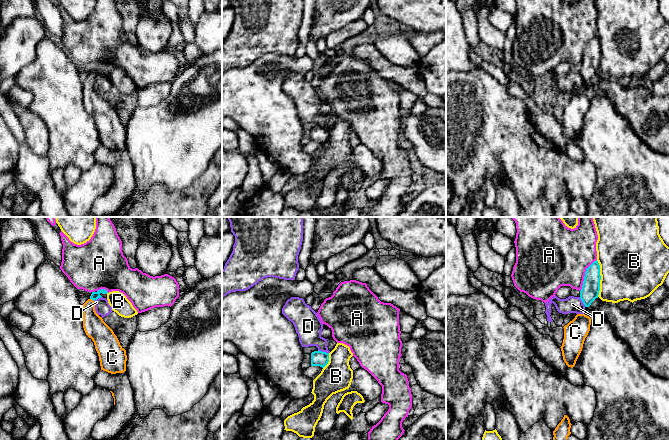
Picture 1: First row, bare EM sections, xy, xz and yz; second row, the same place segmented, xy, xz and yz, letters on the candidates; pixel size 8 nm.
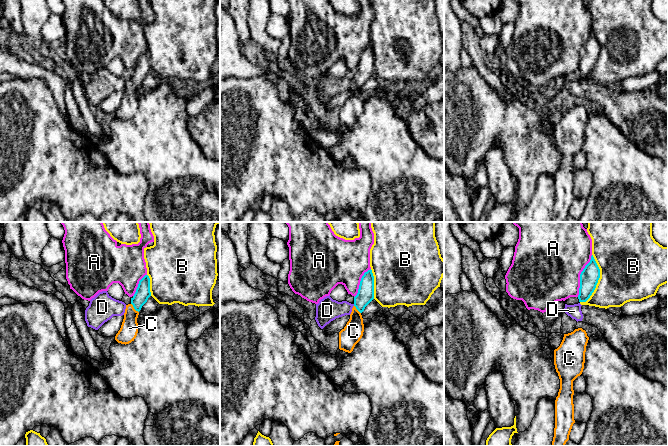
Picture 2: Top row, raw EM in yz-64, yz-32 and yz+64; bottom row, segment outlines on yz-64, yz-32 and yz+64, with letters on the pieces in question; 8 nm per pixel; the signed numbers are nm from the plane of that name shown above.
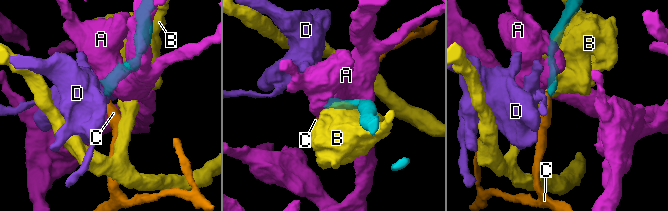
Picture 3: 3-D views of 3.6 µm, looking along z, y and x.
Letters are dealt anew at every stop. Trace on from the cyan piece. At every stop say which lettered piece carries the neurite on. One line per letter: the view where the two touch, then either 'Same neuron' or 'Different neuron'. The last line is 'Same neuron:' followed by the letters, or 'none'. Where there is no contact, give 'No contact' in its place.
A: Touches cyan in yz. Different neuron
B: Touches cyan in yz. Different neuron
C: Touches cyan in xy. Same neuron
D: Touches cyan in xz. Different neuron
Same neuron: C

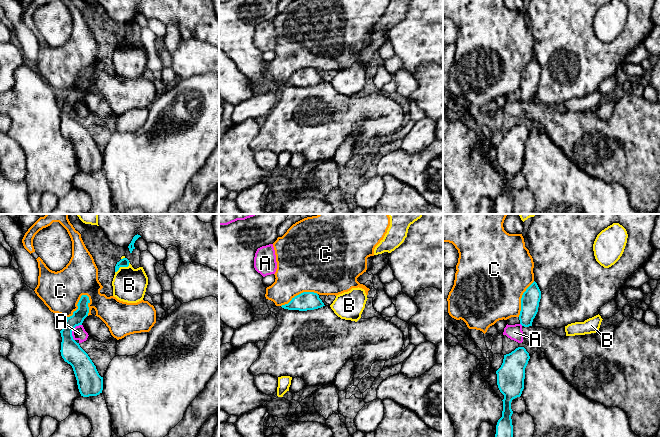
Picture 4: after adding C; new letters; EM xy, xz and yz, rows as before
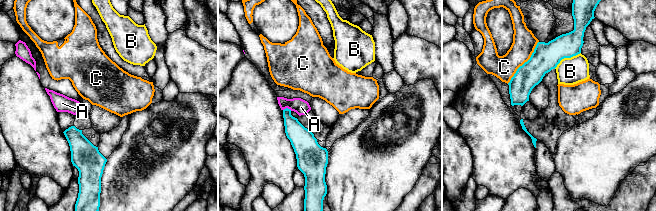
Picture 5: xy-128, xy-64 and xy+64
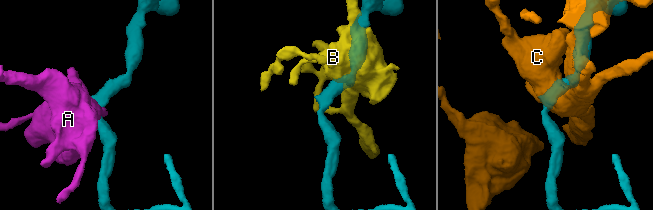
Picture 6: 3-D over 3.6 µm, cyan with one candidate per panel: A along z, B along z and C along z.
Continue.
A: Touches cyan in xy. Different neuron
B: Touches cyan in xy. Different neuron
C: Touches cyan in xy. Different neuron
Same neuron: none

